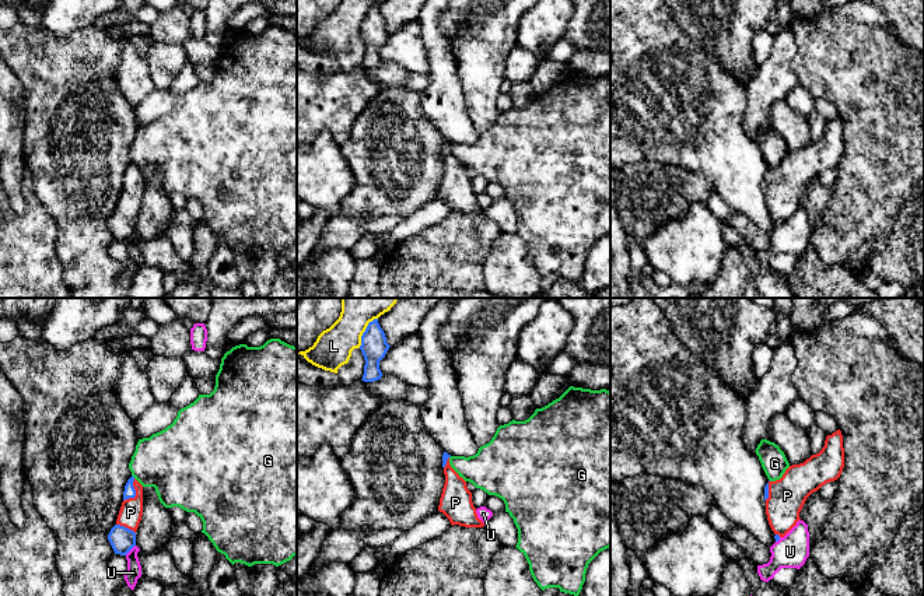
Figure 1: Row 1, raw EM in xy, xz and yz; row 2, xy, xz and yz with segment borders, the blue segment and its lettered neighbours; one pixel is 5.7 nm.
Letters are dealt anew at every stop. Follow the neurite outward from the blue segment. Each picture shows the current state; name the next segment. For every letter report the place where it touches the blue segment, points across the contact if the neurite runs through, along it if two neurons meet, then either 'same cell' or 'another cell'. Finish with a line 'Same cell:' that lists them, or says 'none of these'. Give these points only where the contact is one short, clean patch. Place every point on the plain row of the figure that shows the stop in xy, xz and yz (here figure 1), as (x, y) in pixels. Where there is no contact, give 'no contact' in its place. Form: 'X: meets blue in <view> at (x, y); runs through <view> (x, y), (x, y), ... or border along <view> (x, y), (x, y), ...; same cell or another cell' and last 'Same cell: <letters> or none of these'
G: no contact; another cell
L: meets blue in xz at (364, 18); another cell
P: meets blue in xy at (135, 179); runs through xy (129, 178), (135, 179), (130, 199); same cell
U: meets blue in xy at (129, 237); border along xy (135, 231), (125, 241); another cell
Same cell: P

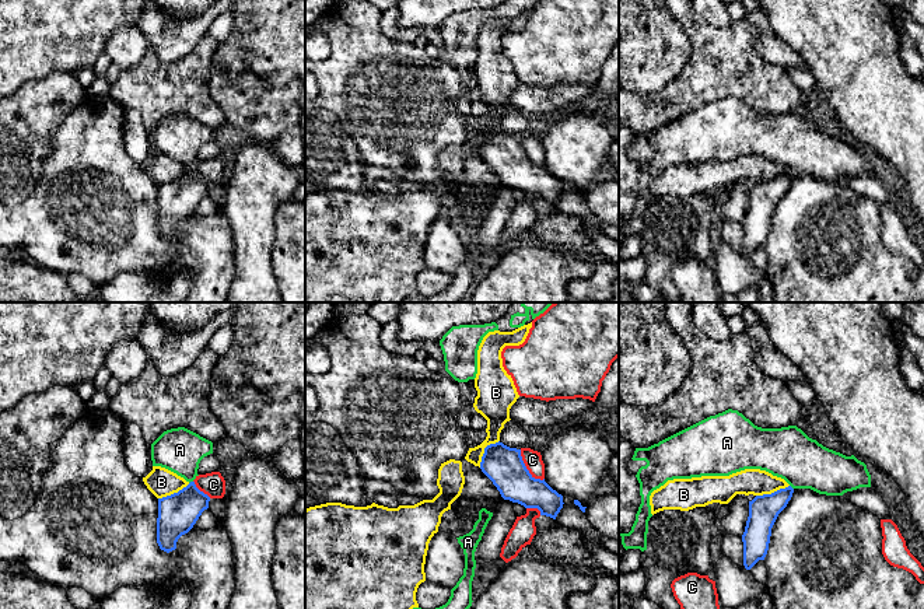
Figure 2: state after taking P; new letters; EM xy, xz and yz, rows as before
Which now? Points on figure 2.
A: meets blue in xy at (191, 168); border along xy (192, 167), (189, 170); another cell
B: meets blue in xz at (485, 137); border along xz (499, 126), (485, 135), (479, 153); another cell
C: meets blue in xz at (525, 154); border along xz (520, 136), (525, 154), (542, 167); another cell
Same cell: none of these

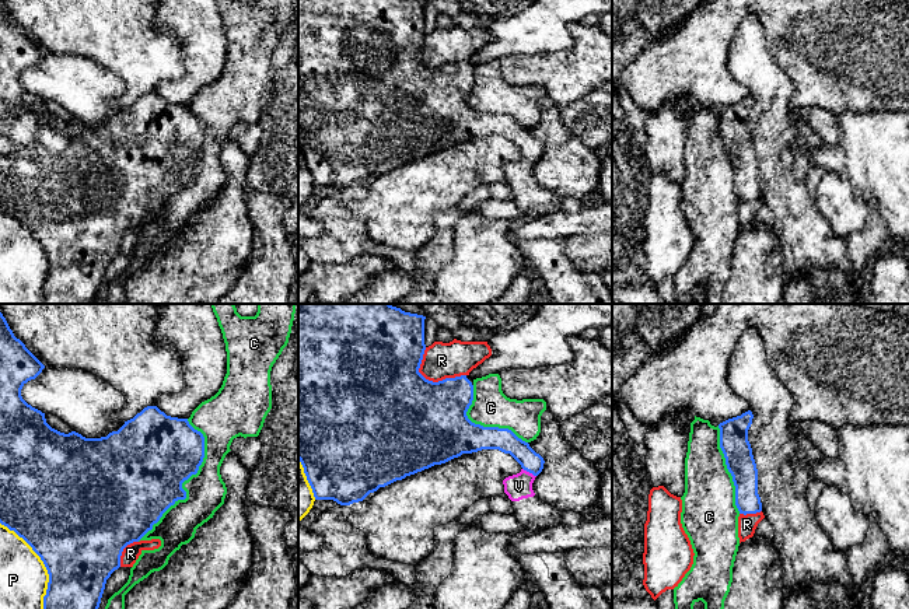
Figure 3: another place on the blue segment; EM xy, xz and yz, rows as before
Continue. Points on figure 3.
C: meets blue in xy at (184, 167); another cell
P: meets blue in xy at (45, 252); another cell
R: meets blue in xz at (430, 67); another cell
V: meets blue in xz at (530, 158); same cell
Same cell: V

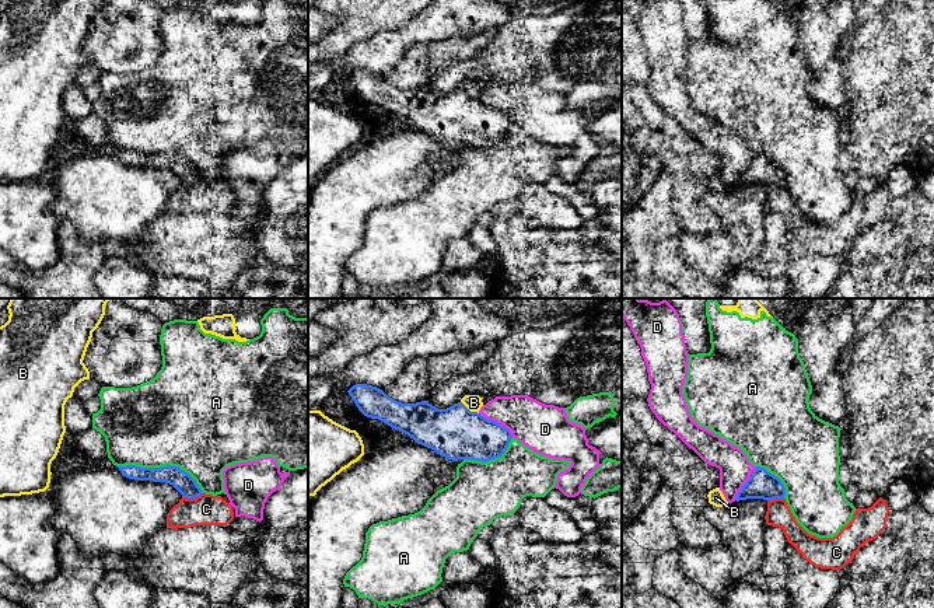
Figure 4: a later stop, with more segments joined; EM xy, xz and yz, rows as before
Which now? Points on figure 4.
A: meets blue in xy at (163, 153); another cell
B: meets blue in xz at (468, 95); another cell
C: meets blue in xy at (192, 184); same cell
D: meets blue in xz at (496, 108); border along xz (479, 98), (503, 111), (513, 123); another cell
Same cell: C

